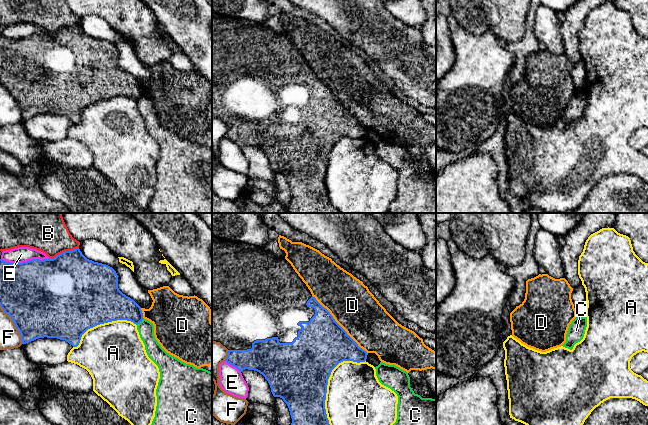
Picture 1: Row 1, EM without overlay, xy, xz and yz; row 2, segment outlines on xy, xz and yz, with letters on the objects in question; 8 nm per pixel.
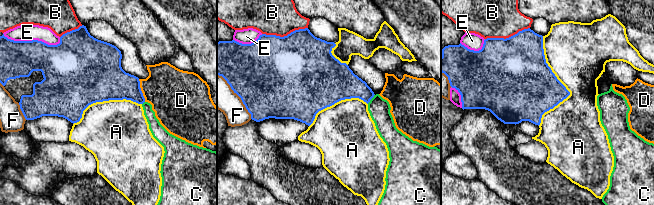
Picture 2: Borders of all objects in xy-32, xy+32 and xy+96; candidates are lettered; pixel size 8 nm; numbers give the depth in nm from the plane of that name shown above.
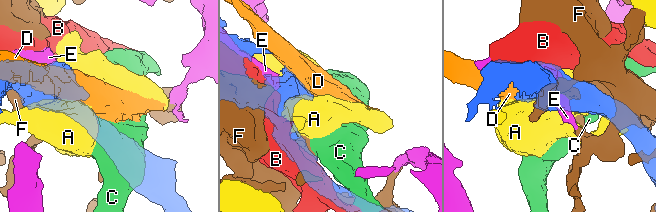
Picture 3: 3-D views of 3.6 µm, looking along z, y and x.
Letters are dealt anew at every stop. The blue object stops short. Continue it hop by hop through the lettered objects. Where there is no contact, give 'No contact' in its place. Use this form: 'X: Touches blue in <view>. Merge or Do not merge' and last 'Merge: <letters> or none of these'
A: Touches blue in xz. Do not merge
B: Touches blue in xy. Do not merge
C: Touches blue in xy. Do not merge
D: Touches blue in xz. Do not merge
E: Touches blue in xy. Do not merge
F: Touches blue in xy. Do not merge
Merge: none of these

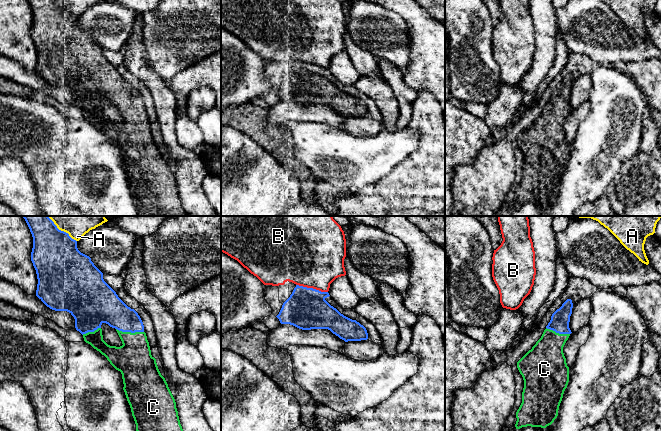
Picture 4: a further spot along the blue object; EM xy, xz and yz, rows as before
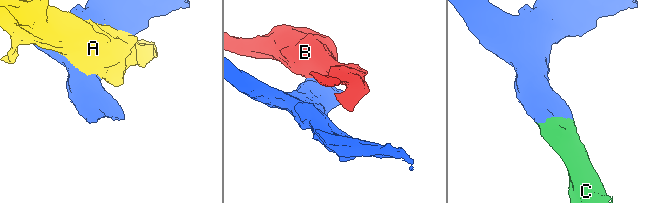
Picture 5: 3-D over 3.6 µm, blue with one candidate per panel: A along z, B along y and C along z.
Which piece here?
A: Touches blue in xy. Do not merge
B: Touches blue in xz. Do not merge
C: Touches blue in xy. Merge
Merge: C

